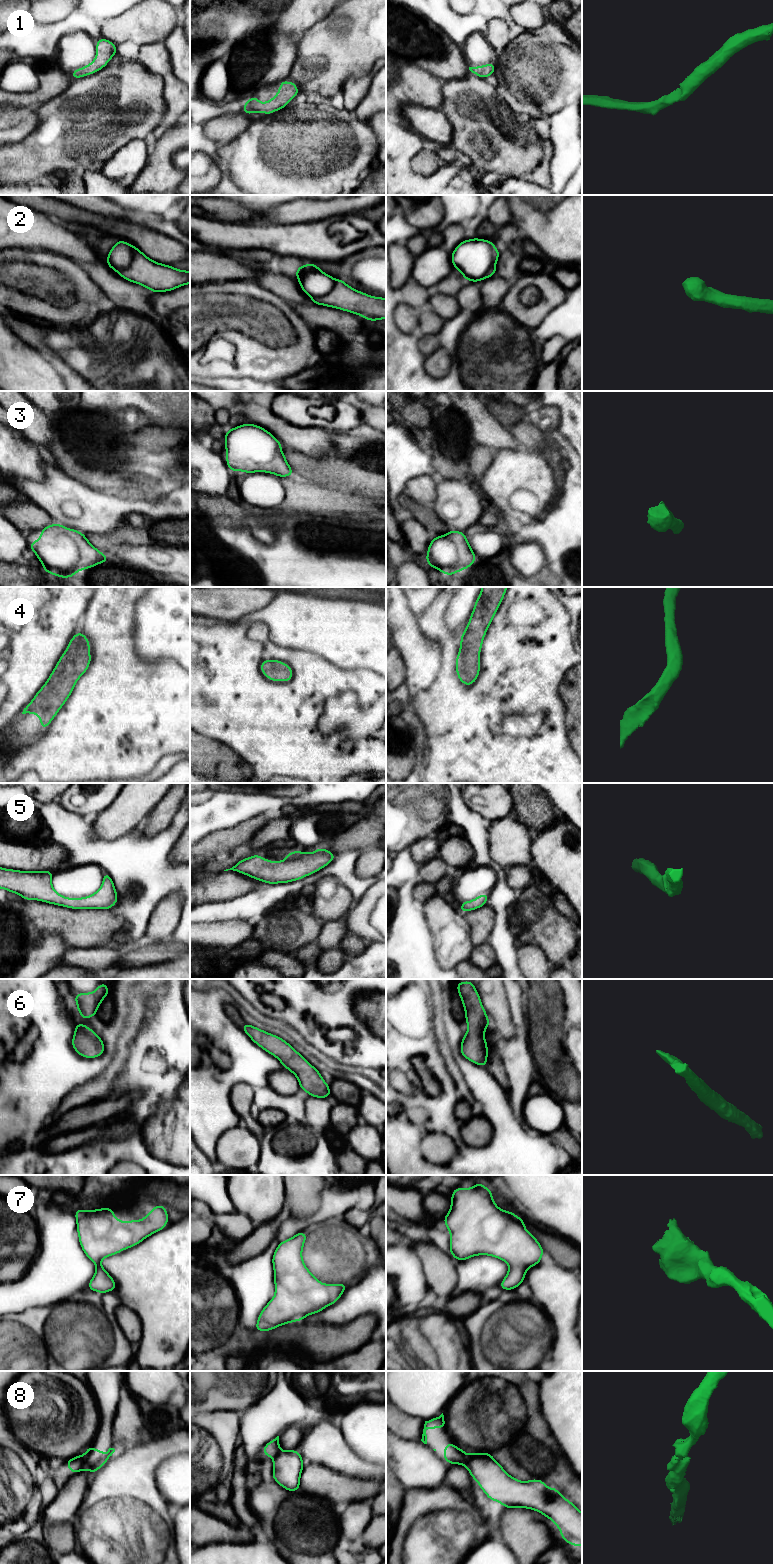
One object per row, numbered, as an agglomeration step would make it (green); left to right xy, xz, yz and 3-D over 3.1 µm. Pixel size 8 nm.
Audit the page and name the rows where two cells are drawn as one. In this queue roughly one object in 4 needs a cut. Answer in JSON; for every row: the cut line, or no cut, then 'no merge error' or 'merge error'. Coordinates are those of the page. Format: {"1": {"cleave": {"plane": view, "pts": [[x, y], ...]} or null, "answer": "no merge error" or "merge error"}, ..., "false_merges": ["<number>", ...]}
{"1": {"cleave": null, "answer": "no merge error"}, "2": {"cleave": null, "answer": "no merge error"}, "3": {"cleave": null, "answer": "no merge error"}, "4": {"cleave": null, "answer": "no merge error"}, "5": {"cleave": null, "answer": "no merge error"}, "6": {"cleave": null, "answer": "no merge error"}, "7": {"cleave": null, "answer": "no merge error"}, "8": {"cleave": {"plane": "xy", "pts": [[84, 1455], [84, 1465], [82, 1468]]}, "answer": "merge error"}, "false_merges": ["8"]}

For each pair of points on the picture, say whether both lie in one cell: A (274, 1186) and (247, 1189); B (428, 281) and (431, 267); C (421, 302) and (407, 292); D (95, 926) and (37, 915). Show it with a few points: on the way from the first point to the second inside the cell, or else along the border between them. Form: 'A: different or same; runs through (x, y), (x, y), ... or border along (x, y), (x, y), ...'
A: same; runs through (267, 1186), (254, 1186)
B: same; runs through (428, 278), (428, 270)
C: same; runs through (418, 299), (410, 293)
D: same; runs through (81, 926), (72, 926), (66, 922), (51, 918)

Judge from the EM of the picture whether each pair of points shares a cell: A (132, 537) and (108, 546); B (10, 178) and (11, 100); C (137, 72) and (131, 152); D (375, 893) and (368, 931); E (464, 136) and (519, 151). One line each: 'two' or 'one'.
A: one
B: two
C: two
D: one
E: one

